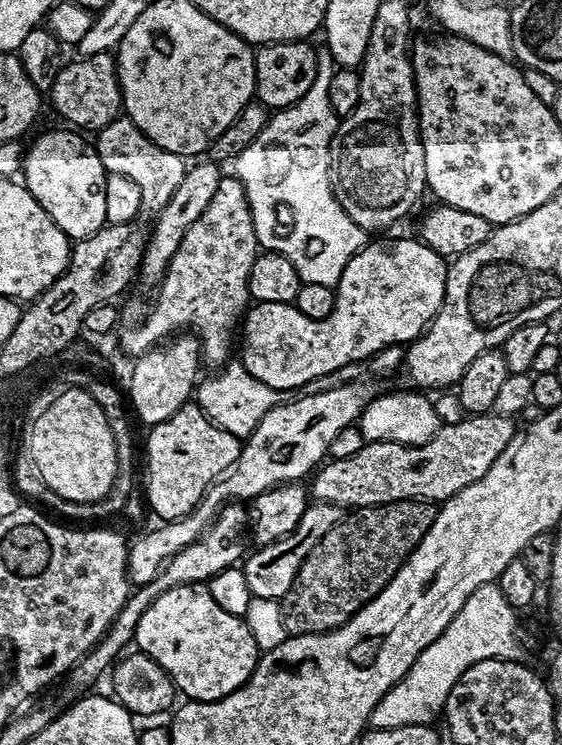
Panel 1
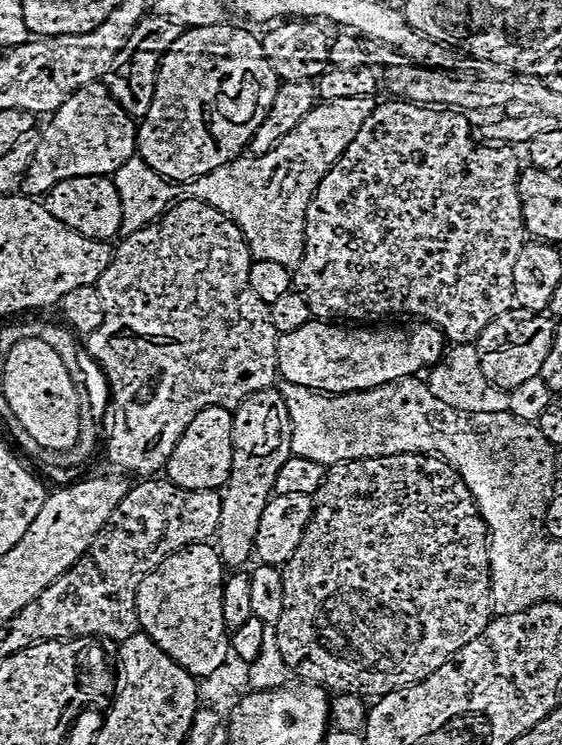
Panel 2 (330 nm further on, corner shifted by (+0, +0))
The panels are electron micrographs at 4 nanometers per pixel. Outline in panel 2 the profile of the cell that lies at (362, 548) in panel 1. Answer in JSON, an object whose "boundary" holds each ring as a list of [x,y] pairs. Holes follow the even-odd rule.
{"boundary":[[[399,452],[389,456],[368,456],[364,460],[343,460],[337,464],[327,465],[324,480],[316,487],[314,493],[312,516],[309,517],[308,524],[304,527],[304,532],[300,536],[296,549],[290,554],[290,558],[285,564],[282,565],[280,573],[282,578],[282,614],[277,618],[274,625],[274,635],[276,637],[276,654],[281,665],[291,675],[293,672],[294,675],[301,676],[301,681],[317,685],[332,694],[347,694],[361,698],[367,698],[367,696],[379,698],[385,696],[388,692],[404,688],[407,684],[417,684],[422,678],[426,678],[434,670],[438,670],[438,666],[442,666],[447,660],[452,659],[452,656],[458,649],[464,646],[466,642],[470,642],[470,638],[477,636],[488,625],[490,619],[488,608],[491,609],[493,607],[490,595],[490,577],[488,575],[488,538],[488,527],[484,525],[484,519],[480,517],[480,512],[476,509],[476,500],[472,496],[472,492],[468,489],[462,477],[444,460],[440,459],[439,455],[427,452]]]}

